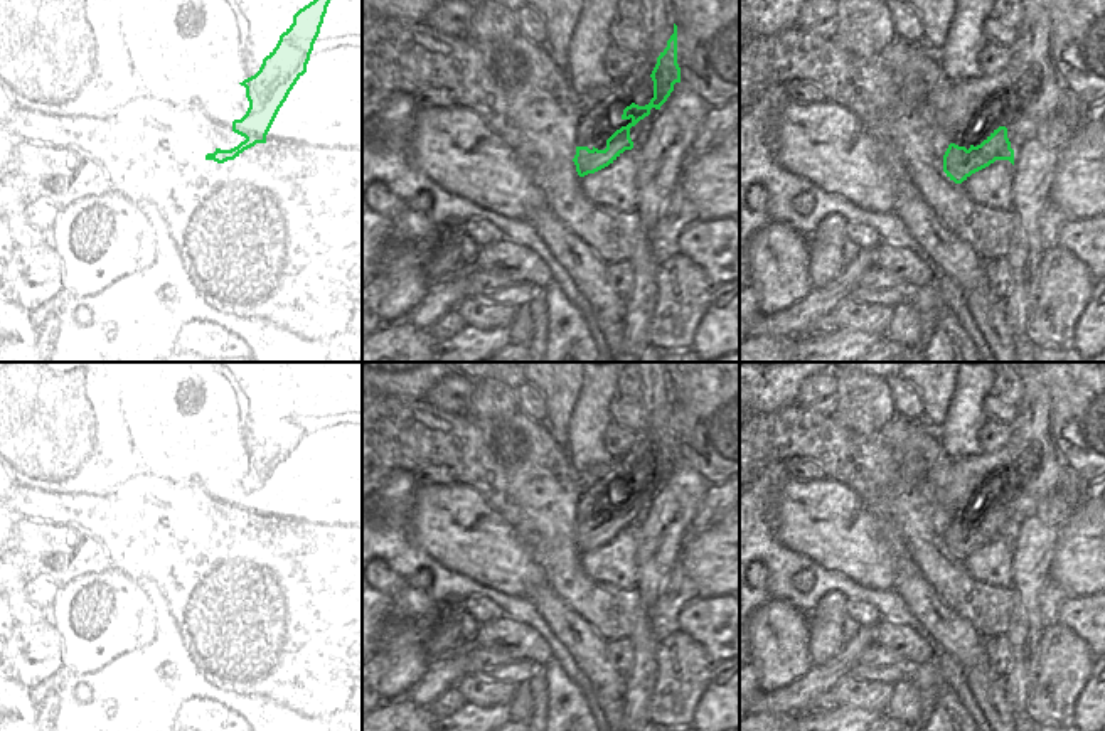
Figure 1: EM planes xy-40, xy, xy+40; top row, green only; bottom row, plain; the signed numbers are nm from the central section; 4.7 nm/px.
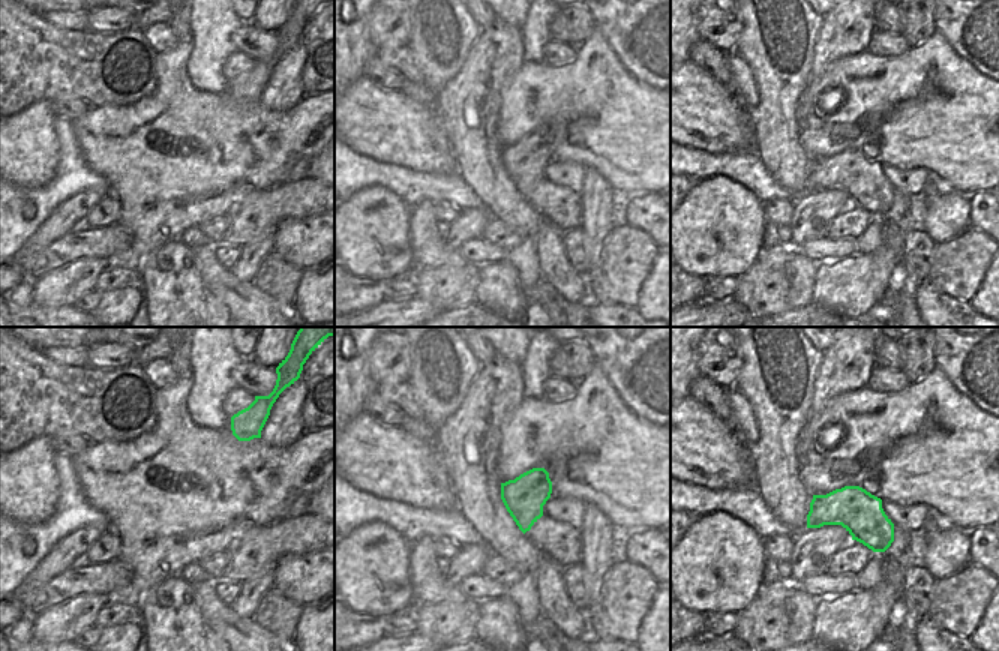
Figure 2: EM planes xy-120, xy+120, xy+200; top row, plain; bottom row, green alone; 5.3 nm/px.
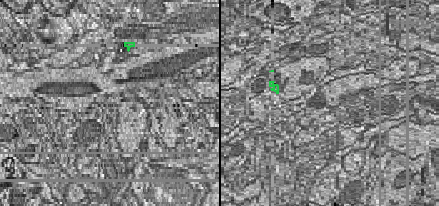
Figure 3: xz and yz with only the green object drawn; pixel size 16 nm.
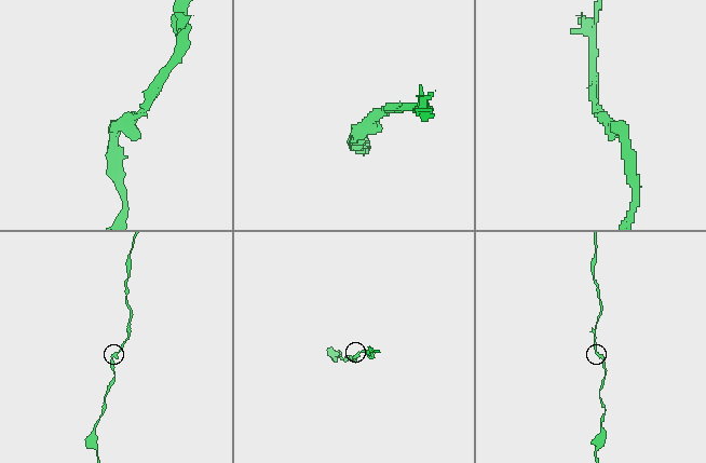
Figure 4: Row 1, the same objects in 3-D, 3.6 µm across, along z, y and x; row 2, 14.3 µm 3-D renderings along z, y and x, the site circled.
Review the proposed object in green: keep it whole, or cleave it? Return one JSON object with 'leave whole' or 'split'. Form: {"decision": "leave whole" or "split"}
{"decision": "leave whole"}

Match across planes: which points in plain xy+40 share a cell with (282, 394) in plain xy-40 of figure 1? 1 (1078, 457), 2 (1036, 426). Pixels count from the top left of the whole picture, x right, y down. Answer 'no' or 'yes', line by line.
1: no
2: yes

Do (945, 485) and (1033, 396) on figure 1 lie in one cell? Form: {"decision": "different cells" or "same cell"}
{"decision": "same cell"}

